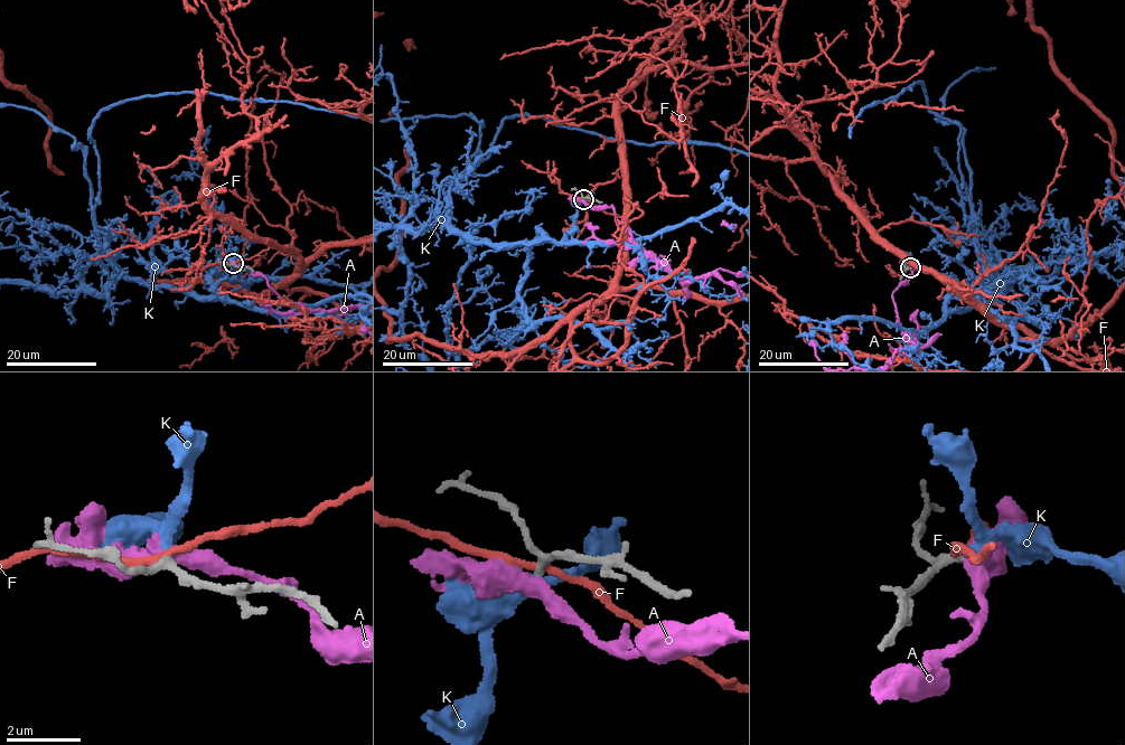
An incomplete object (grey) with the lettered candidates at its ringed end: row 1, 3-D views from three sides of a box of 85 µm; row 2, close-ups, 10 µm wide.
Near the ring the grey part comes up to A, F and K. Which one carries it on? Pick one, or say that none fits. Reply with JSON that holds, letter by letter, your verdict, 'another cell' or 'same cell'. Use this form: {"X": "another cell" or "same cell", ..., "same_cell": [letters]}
{"A": "another cell", "F": "another cell", "K": "same cell", "same_cell": ["K"]}

